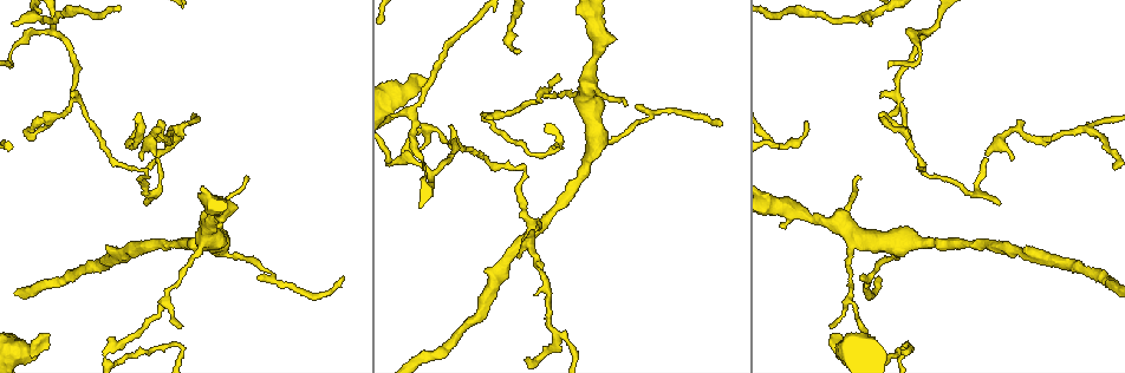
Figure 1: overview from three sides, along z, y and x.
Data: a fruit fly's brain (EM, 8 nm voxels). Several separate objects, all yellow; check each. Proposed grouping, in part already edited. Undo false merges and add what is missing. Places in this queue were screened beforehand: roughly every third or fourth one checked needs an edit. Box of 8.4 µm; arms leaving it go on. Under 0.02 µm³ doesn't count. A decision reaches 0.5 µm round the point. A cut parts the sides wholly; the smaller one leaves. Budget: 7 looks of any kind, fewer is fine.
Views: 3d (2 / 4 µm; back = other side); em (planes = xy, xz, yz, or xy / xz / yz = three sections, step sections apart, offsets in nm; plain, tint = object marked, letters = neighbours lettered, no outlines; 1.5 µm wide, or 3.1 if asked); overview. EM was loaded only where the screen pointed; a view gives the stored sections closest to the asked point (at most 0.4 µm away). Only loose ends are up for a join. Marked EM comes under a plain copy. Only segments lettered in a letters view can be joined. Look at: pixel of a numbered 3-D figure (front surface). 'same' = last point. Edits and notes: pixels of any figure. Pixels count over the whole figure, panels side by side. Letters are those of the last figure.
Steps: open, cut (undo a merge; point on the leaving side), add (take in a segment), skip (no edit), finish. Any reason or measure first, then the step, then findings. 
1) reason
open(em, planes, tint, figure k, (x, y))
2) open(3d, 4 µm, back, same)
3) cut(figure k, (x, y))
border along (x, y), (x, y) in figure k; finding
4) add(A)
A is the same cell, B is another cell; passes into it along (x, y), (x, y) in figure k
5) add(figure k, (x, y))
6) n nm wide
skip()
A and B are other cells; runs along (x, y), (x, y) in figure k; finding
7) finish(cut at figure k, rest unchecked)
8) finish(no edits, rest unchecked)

sharp bend
open(3d, 4 µm, figure 1, (144, 170))

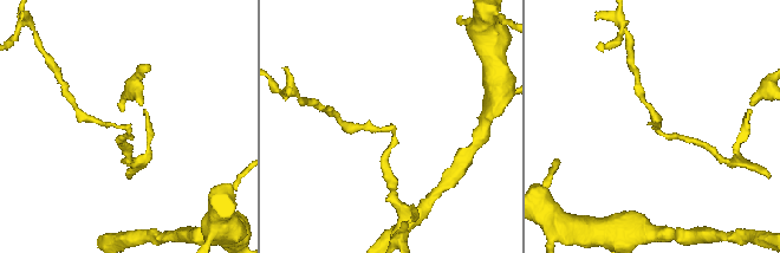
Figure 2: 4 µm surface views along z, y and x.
open(em, planes, tint, figure 2, (655, 129))

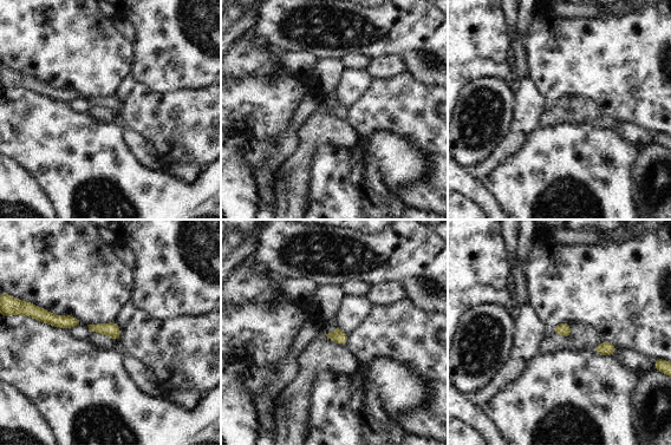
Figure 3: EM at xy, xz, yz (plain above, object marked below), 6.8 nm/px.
open(em, planes, letters, same)

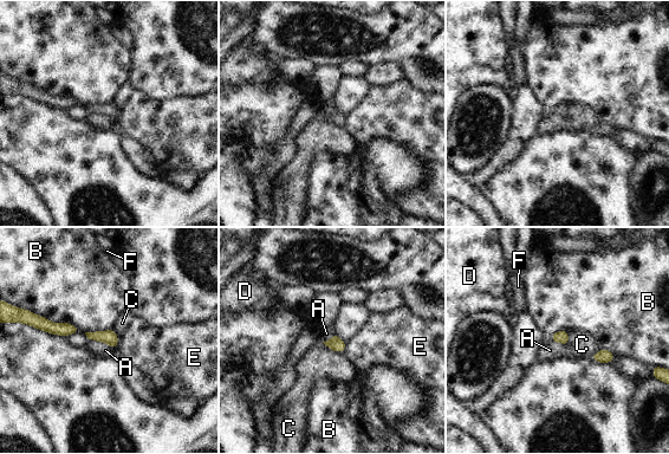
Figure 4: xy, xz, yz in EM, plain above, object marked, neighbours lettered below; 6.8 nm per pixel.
skip()
A, B, C, D, E and F are other cells; border along (333, 333), (323, 342) in figure 4; continuous, no second cell

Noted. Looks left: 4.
end of a long branch
open(3d, 2 µm, figure 1, (881, 282))

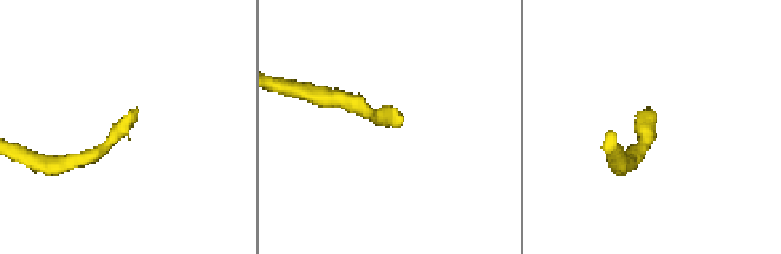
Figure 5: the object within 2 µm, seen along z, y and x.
open(em, yz, step 8, tint, figure 5, (399, 127))

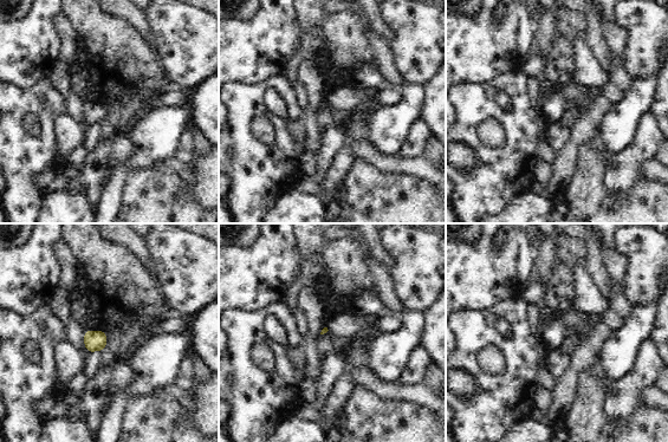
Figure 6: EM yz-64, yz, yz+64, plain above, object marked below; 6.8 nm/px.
open(em, planes, letters, same)

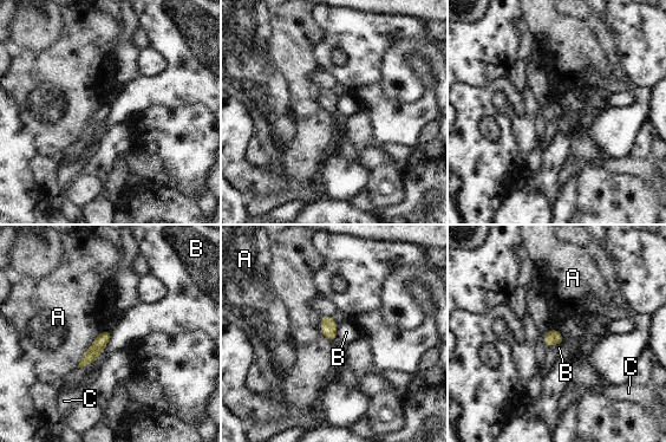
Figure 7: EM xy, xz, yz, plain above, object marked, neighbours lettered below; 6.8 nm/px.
A touches over 160 nm
skip()
A, B and C are other cells; border along (111, 332), (111, 337), (103, 350) in figure 7; none of them fits

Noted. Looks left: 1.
finish(no edits, rest unchecked)

